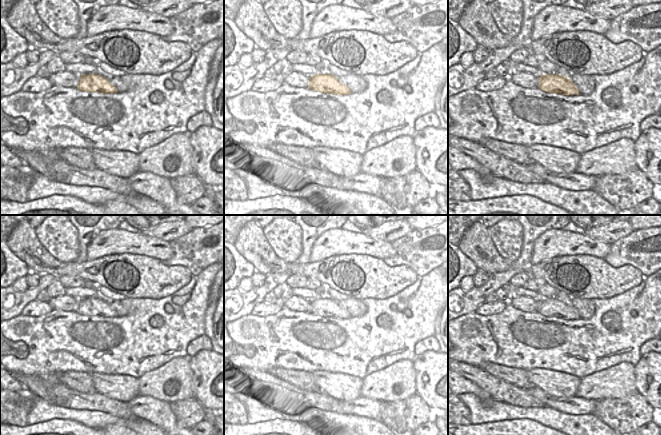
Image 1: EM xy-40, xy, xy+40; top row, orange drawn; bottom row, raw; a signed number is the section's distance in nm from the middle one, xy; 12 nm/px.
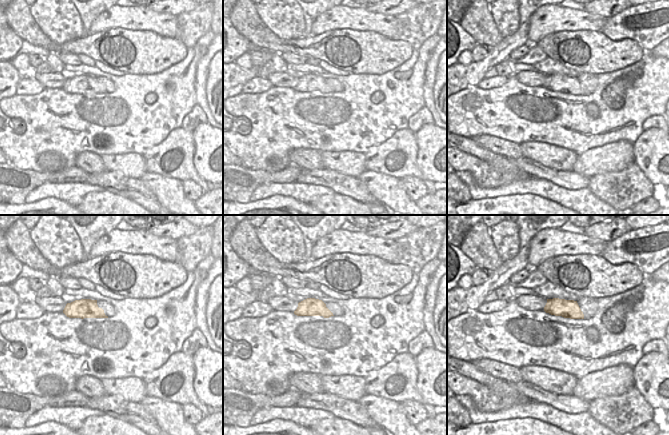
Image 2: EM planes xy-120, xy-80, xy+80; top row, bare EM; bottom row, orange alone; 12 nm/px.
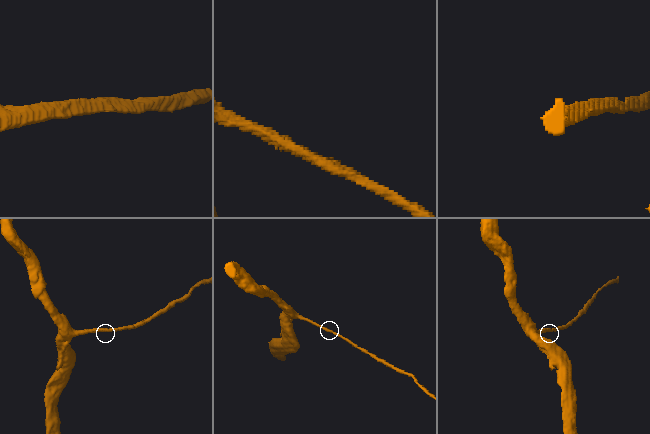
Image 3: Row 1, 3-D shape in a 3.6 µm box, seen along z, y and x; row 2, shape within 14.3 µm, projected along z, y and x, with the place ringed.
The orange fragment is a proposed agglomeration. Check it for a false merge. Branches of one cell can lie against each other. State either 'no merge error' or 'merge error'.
no merge error

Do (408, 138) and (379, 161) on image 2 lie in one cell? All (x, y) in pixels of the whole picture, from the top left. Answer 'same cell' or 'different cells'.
same cell

